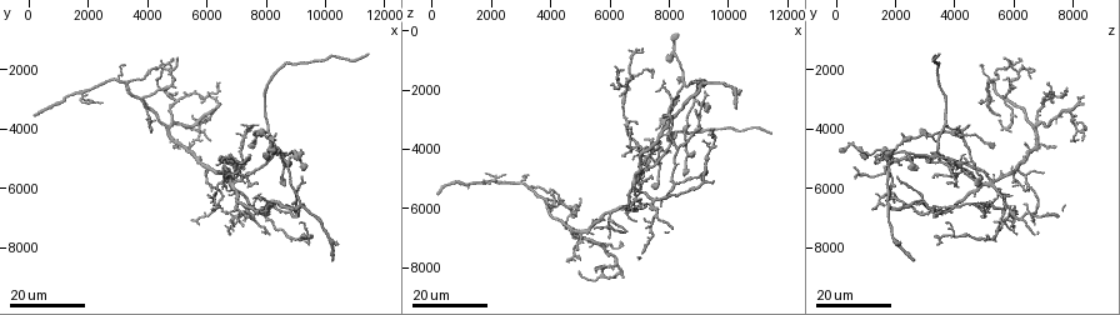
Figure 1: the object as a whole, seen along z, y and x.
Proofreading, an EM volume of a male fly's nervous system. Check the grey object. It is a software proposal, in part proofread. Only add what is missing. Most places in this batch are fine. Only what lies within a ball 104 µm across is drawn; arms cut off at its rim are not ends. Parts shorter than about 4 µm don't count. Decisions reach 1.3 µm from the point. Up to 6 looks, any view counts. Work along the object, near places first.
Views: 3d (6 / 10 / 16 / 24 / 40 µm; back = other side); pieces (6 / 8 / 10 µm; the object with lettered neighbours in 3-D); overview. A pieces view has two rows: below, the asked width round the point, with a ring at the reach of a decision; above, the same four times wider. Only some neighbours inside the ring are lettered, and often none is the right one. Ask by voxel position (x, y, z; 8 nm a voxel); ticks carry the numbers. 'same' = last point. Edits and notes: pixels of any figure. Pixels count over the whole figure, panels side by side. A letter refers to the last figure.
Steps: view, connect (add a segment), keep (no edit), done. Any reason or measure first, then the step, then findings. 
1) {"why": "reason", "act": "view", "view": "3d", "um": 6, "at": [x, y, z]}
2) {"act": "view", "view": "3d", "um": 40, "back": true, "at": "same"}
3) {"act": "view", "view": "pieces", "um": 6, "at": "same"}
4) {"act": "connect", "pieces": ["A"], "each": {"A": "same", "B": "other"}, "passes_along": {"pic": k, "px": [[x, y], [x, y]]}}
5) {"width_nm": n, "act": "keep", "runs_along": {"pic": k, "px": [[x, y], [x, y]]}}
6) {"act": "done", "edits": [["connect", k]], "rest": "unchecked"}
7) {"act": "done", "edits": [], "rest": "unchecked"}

{"why": "long arm stops here", "act": "view", "view": "3d", "um": 16, "at": [5500, 7100, 6700]}

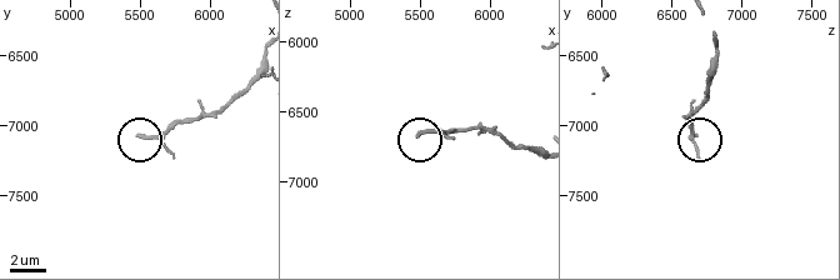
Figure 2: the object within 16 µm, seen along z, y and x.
{"act": "view", "view": "pieces", "um": 6, "at": [5480, 7080, 6680]}

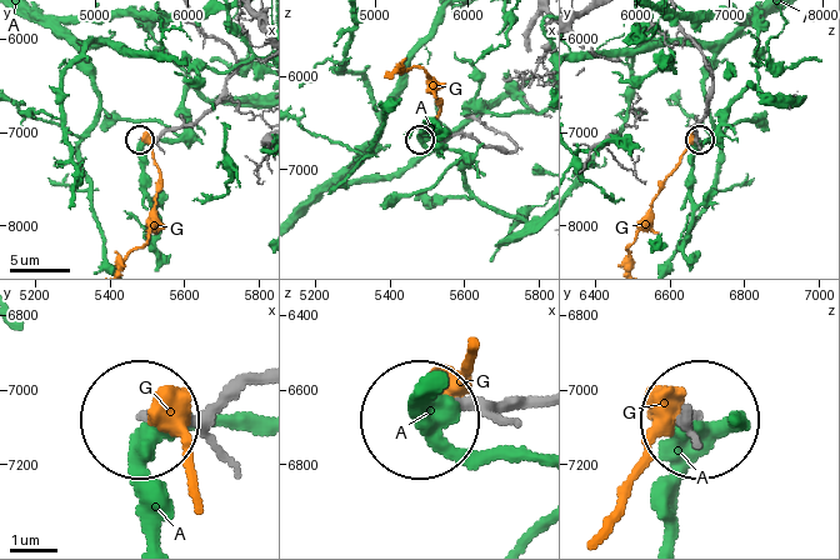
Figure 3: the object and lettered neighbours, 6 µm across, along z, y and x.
{"act": "keep", "each": {"A": "other", "G": "other"}, "runs_along": {"pic": 3, "px": [[258, 374], [199, 410], [143, 414]]}, "found": "no lettered segment goes on from it"}

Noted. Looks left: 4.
{"why": "free end", "act": "view", "view": "3d", "um": 16, "at": [7700, 3800, 4500]}

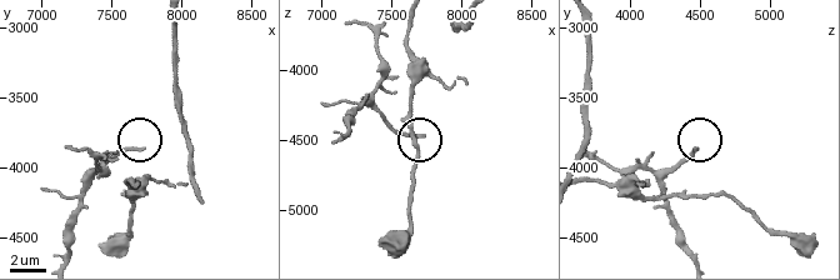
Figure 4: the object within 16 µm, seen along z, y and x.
{"act": "view", "view": "3d", "um": 6, "at": [7740, 3880, 4500]}

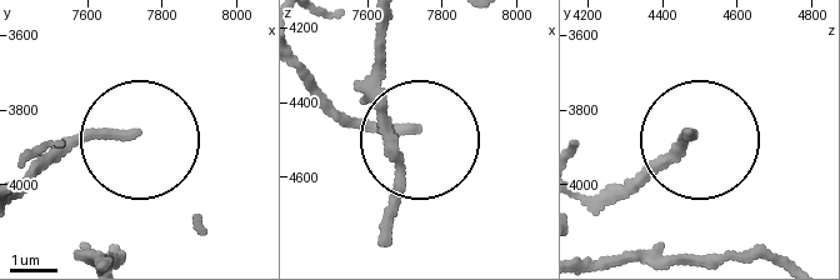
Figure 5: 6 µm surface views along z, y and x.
{"act": "view", "view": "pieces", "um": 8, "at": [7720, 3870, 4480]}

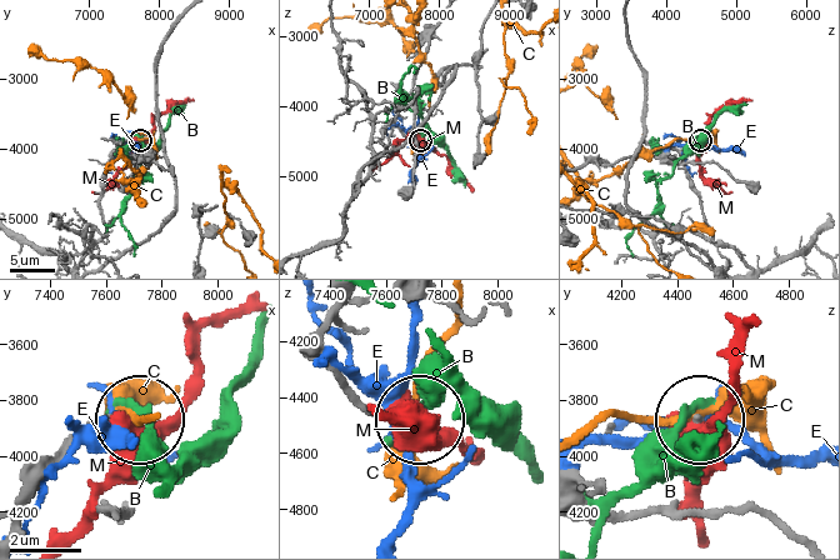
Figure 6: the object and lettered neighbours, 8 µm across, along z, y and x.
{"width_nm": 190, "act": "keep", "each": {"B": "other", "C": "other", "E": "other", "M": "other"}, "found": "none of them fits"}

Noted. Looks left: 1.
{"act": "done", "edits": [], "rest": "unchecked"}

